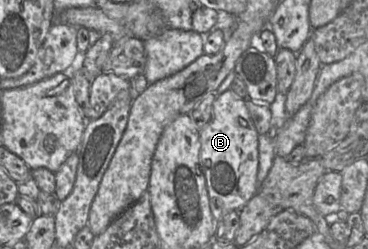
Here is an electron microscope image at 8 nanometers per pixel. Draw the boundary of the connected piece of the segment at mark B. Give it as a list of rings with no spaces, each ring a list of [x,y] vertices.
[[[231,89],[216,97],[212,117],[201,129],[200,160],[206,179],[212,215],[219,221],[230,211],[240,211],[258,192],[259,133],[244,98]]]

